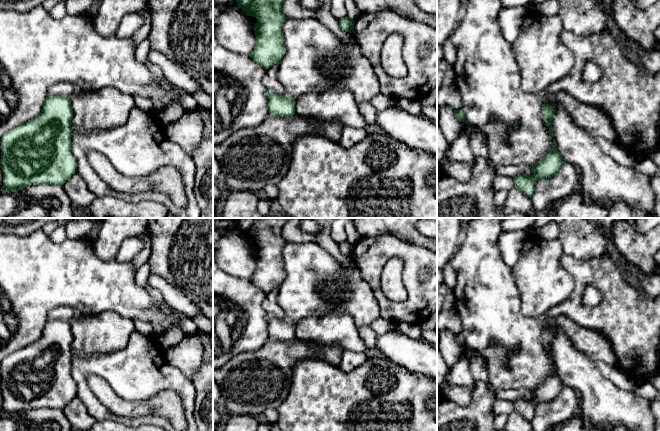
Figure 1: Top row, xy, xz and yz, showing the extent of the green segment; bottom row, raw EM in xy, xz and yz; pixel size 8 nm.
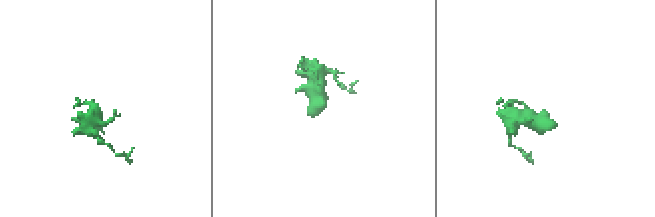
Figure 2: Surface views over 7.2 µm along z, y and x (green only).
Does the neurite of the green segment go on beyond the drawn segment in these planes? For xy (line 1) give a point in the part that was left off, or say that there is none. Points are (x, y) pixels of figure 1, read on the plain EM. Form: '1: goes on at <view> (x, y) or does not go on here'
1: goes on at xy (93, 334)

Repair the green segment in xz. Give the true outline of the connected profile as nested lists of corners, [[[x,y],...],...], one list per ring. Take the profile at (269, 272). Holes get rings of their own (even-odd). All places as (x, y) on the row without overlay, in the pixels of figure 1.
[[[232,218],[247,240],[257,243],[254,249],[256,267],[249,279],[265,294],[279,288],[286,271],[282,250],[287,241],[282,236],[285,224],[292,218]]]

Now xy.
[[[112,311],[88,315],[76,313],[70,321],[48,320],[38,340],[9,354],[1,362],[3,412],[16,416],[30,409],[62,410],[76,397],[78,390],[72,377],[72,358],[123,349],[134,330],[133,320]]]

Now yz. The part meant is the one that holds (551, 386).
[[[539,318],[542,342],[553,361],[553,371],[533,390],[532,399],[513,401],[514,410],[532,422],[538,404],[554,400],[566,385],[579,390],[586,427],[606,431],[624,426],[629,431],[655,431],[650,400],[626,391],[608,380],[596,363],[578,351],[554,319]]]

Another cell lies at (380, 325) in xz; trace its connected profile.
[[[379,317],[371,323],[370,328],[374,330],[376,334],[384,334],[394,330],[394,323]]]

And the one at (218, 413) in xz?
[[[213,405],[213,431],[221,431],[225,419],[224,410],[219,405]]]

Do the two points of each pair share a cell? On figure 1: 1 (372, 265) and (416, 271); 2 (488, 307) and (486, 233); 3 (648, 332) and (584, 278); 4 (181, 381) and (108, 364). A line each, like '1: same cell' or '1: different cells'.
1: same cell
2: same cell
3: same cell
4: same cell

